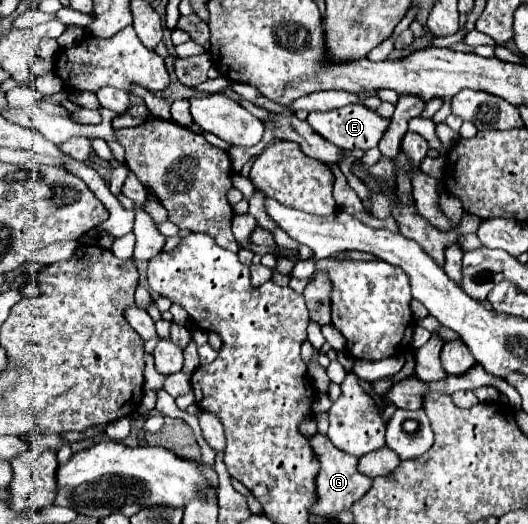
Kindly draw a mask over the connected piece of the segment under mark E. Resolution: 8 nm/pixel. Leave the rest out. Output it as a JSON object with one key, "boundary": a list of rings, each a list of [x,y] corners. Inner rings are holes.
{"boundary":[[[350,104],[350,106],[342,106],[336,110],[328,110],[328,112],[310,112],[306,122],[328,142],[344,148],[344,150],[370,150],[374,146],[378,146],[380,138],[384,136],[390,120],[380,118],[376,112],[368,110],[362,104]]]}

